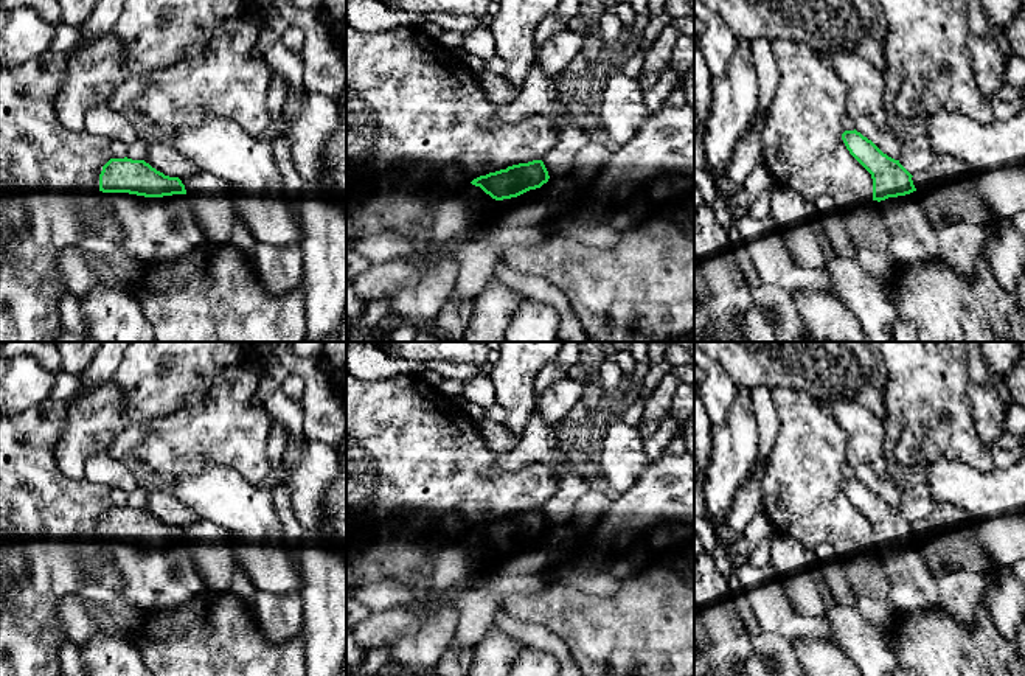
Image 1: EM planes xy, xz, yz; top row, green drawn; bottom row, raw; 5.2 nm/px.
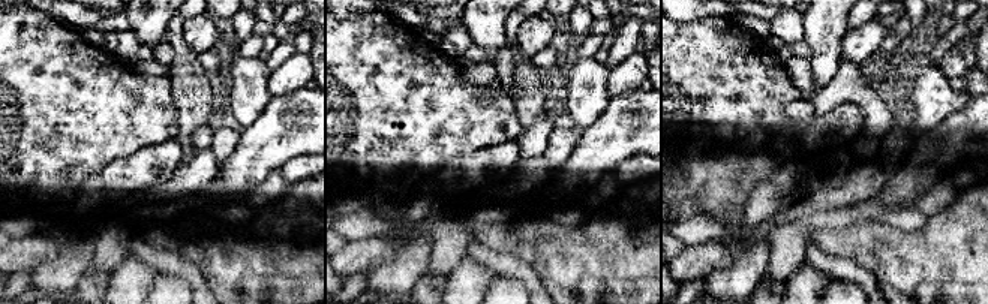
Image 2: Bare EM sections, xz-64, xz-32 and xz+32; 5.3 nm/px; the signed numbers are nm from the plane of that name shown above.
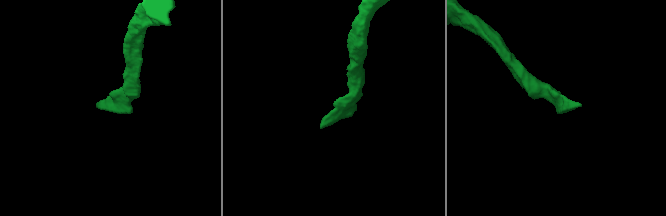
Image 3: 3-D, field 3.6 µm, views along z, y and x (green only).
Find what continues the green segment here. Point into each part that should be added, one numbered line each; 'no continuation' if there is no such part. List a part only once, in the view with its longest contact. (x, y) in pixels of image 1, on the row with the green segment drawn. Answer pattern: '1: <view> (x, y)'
1: xy (156, 230)

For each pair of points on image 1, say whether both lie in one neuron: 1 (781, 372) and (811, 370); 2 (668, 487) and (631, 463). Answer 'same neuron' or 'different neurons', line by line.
1: same neuron
2: different neurons

